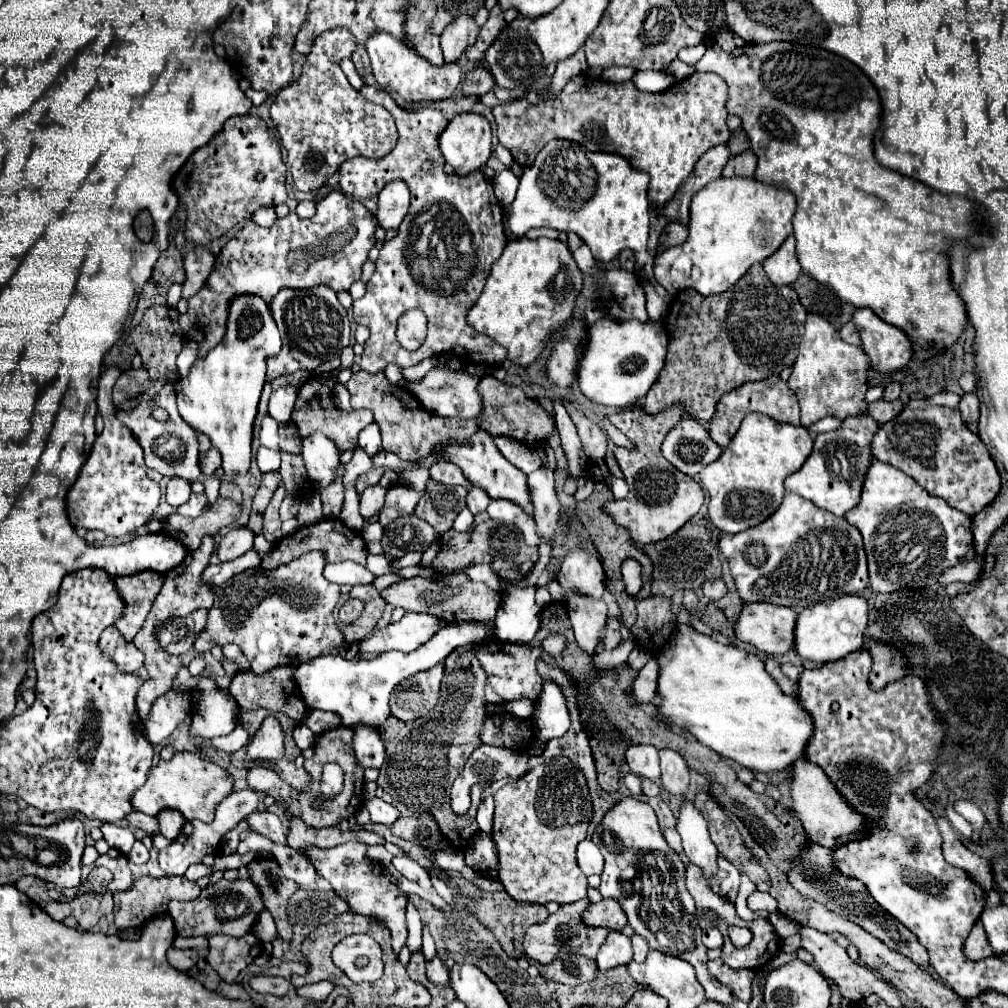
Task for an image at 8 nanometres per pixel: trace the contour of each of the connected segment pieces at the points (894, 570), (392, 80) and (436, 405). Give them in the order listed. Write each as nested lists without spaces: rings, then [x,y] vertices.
[[[872,458],[870,468],[864,476],[862,498],[856,508],[846,514],[846,520],[856,526],[864,538],[864,548],[868,554],[870,588],[874,592],[894,592],[900,588],[928,588],[932,586],[944,568],[956,566],[972,546],[970,518],[956,508],[948,506],[942,498],[930,496],[912,477],[900,472],[892,464]]]
[[[374,34],[368,40],[368,56],[372,60],[372,74],[380,86],[388,86],[390,90],[396,90],[408,104],[420,104],[426,100],[444,100],[454,94],[454,90],[460,84],[460,66],[458,64],[444,64],[444,66],[432,66],[422,56],[418,56],[416,50],[404,46],[400,40],[392,38],[390,34]]]
[[[446,366],[432,368],[426,376],[422,376],[418,382],[410,382],[410,390],[416,394],[420,404],[438,416],[456,416],[456,418],[472,418],[480,414],[482,398],[476,392],[476,386],[480,382],[480,376],[470,374],[466,370],[448,370]]]

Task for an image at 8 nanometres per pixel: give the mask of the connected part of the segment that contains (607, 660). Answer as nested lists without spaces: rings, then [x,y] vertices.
[[[628,638],[628,640],[622,640],[612,650],[600,650],[596,656],[596,666],[598,668],[614,668],[628,660],[628,654],[632,652],[632,648],[634,648],[634,638]]]

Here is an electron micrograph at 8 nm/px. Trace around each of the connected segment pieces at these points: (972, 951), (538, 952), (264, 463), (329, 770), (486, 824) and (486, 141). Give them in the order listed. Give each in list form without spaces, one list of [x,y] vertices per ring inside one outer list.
[[[976,922],[976,926],[972,928],[972,932],[968,934],[966,944],[964,944],[964,956],[968,960],[974,960],[974,962],[992,956],[992,948],[988,946],[988,940],[986,940],[986,934],[984,934],[984,928],[982,928],[982,922]]]
[[[584,898],[580,902],[574,902],[574,904],[564,904],[564,906],[558,908],[558,912],[550,914],[546,922],[536,924],[536,926],[530,926],[526,930],[526,934],[524,934],[524,940],[522,940],[524,952],[532,960],[536,960],[540,964],[550,964],[562,950],[576,952],[578,956],[584,956],[584,958],[594,960],[600,944],[604,942],[604,938],[608,934],[608,928],[586,928],[580,922],[580,910],[584,910],[584,906],[588,906],[588,898]]]
[[[260,446],[258,454],[256,454],[256,462],[258,462],[262,472],[278,470],[280,468],[280,452],[278,450],[270,450],[266,446]]]
[[[328,764],[328,766],[324,768],[324,774],[322,774],[322,786],[320,786],[322,796],[334,798],[334,796],[340,792],[340,788],[342,788],[342,780],[344,780],[344,778],[342,778],[340,766]]]
[[[488,794],[478,806],[478,826],[482,832],[492,832],[492,814],[494,814],[494,798]]]
[[[472,112],[454,116],[440,134],[440,150],[458,176],[480,170],[492,154],[490,122]]]

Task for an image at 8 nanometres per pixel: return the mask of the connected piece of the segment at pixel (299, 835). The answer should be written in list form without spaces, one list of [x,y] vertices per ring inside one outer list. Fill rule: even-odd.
[[[290,818],[290,828],[288,828],[286,838],[292,848],[306,848],[306,846],[330,848],[330,846],[346,842],[346,836],[338,826],[312,828],[306,822],[302,822],[300,818]]]

